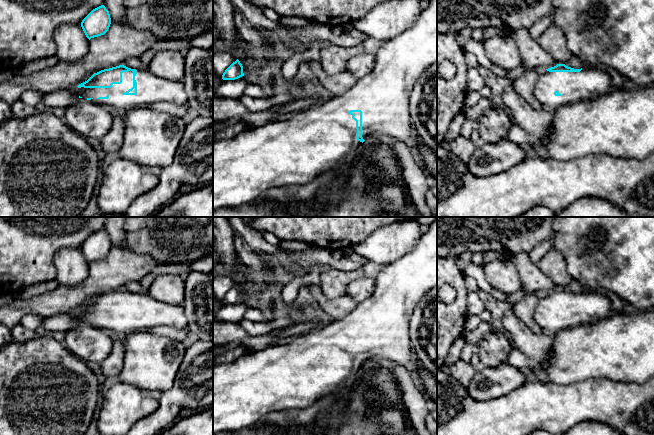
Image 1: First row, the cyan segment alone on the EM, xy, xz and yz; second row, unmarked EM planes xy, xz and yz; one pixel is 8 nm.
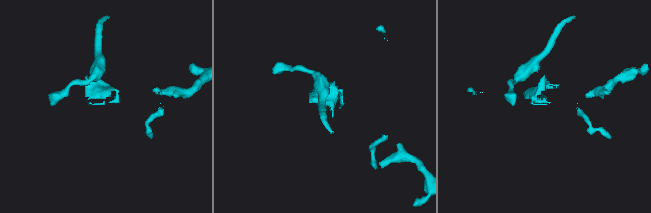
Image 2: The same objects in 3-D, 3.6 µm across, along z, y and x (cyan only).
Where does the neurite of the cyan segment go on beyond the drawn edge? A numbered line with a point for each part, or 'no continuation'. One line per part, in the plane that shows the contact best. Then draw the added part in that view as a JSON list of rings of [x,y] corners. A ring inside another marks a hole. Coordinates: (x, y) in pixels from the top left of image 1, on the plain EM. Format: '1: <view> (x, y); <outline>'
1: xy (151, 313); [[[148,293],[137,294],[134,301],[133,296],[122,297],[122,307],[113,308],[111,312],[79,312],[79,320],[87,323],[90,322],[91,326],[105,329],[114,336],[124,336],[133,332],[147,331],[153,327],[170,326],[176,329],[188,329],[188,315],[183,309],[183,305],[172,305],[160,302],[151,297]],[[133,304],[137,306],[136,319],[124,319],[123,317],[133,311]]]

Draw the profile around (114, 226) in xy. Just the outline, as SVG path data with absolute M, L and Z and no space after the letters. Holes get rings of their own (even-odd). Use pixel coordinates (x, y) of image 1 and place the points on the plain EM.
M105 217L103 229L109 235L111 246L121 247L125 241L125 222L127 217Z

